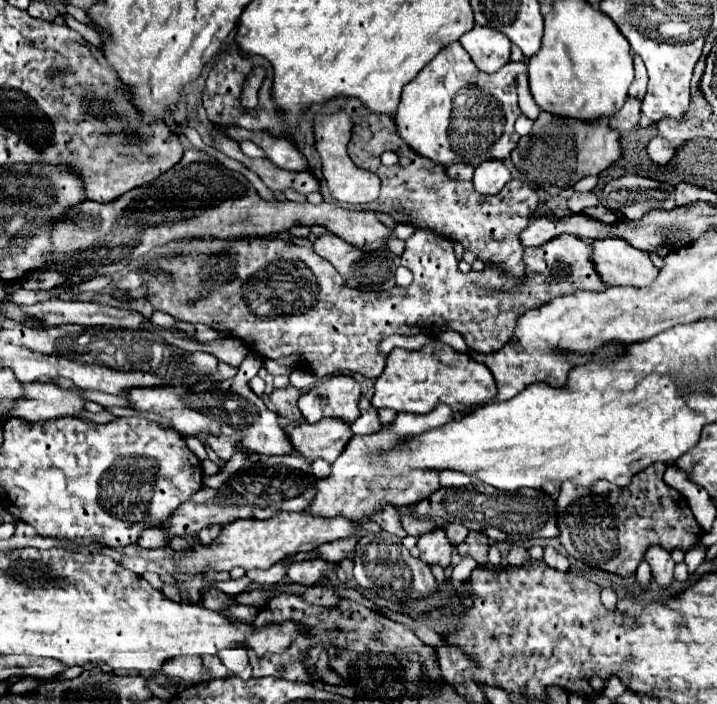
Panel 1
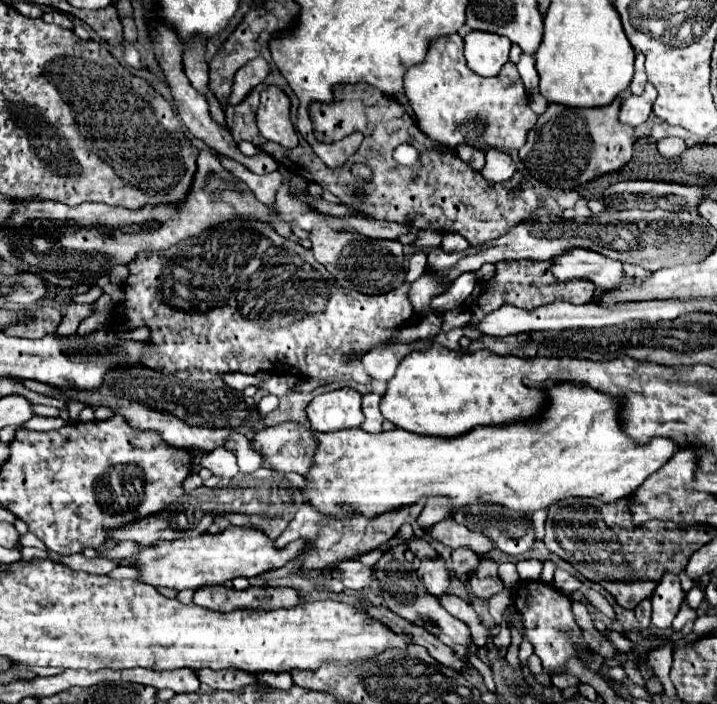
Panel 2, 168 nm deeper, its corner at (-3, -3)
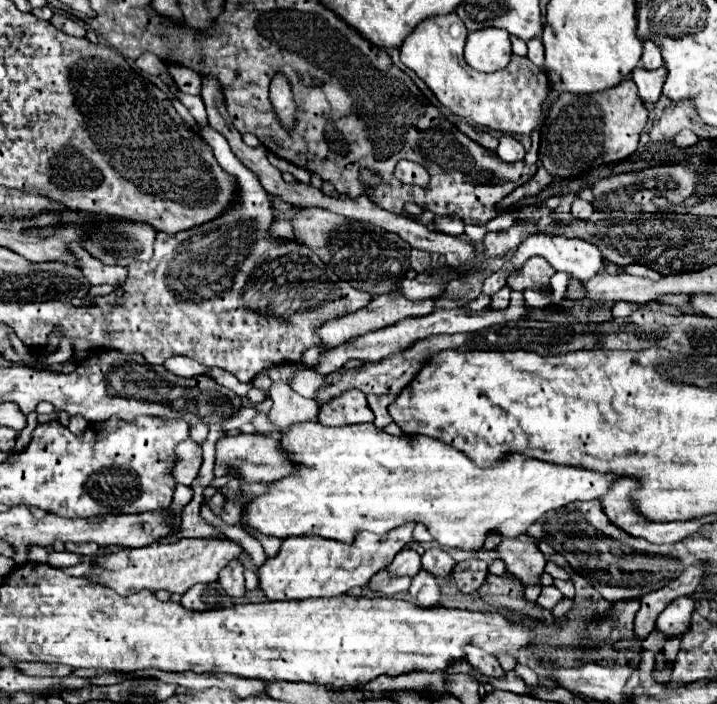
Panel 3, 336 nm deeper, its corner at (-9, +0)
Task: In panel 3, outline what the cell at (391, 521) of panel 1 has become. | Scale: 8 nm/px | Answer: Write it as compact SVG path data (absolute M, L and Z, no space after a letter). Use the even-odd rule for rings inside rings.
M431 548L423 554L423 570L427 570L429 574L433 574L435 578L449 578L455 566L455 560L447 554L447 564L443 564L443 550L439 548Z

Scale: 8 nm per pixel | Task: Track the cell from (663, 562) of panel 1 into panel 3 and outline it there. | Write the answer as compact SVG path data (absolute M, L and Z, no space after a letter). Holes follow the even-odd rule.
M689 596L673 600L657 618L655 630L661 632L665 638L683 636L691 626L691 614L693 614L693 600Z

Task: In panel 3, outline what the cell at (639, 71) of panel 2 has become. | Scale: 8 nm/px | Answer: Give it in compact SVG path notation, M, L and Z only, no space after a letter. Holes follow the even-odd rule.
M645 40L643 42L643 58L641 58L641 66L643 68L659 68L663 64L661 58L661 50L653 44L653 40Z

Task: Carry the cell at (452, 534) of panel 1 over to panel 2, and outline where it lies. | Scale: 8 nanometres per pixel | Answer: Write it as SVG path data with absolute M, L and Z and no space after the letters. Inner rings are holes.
M455 549L451 553L451 561L453 561L453 571L459 579L467 579L467 573L469 571L475 571L477 563L479 563L479 557L471 551L471 549Z

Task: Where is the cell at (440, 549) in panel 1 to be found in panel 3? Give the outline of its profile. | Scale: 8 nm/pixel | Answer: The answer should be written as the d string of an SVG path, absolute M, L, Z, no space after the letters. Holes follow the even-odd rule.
M421 570L411 586L409 586L409 594L415 598L415 602L423 608L433 608L439 604L439 598L441 598L441 592L439 592L439 584L435 580L435 576L429 576L429 572Z

